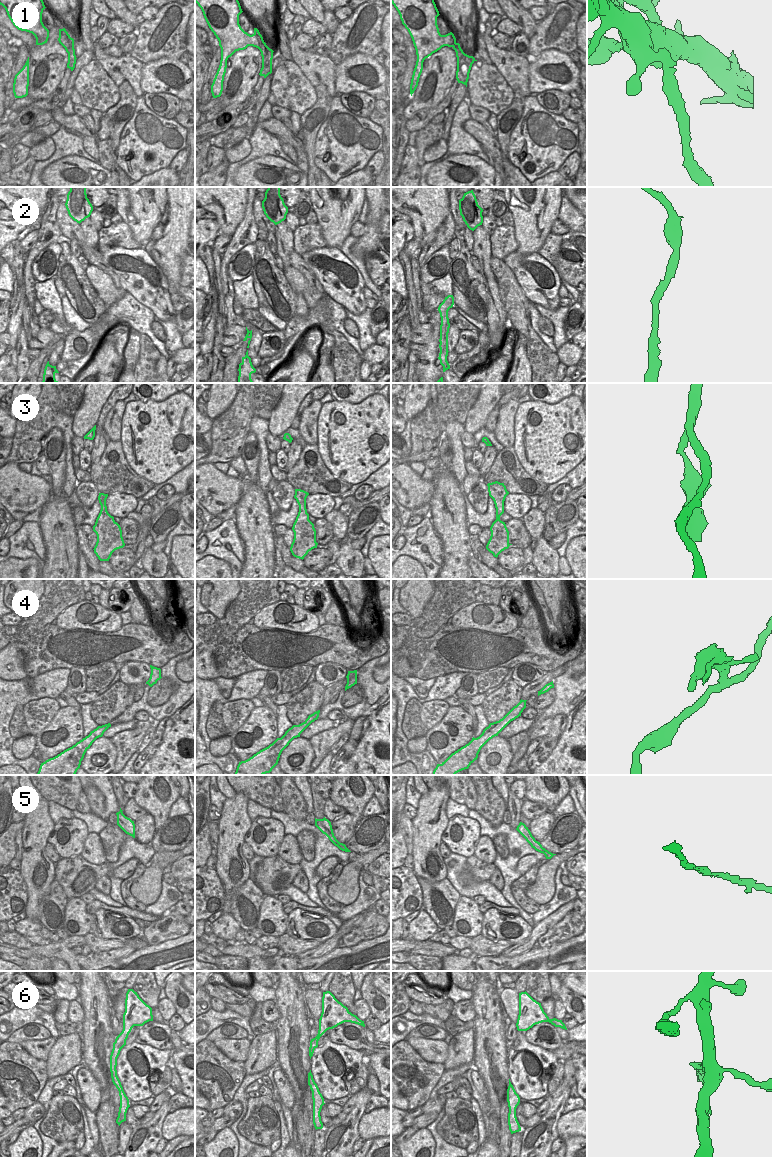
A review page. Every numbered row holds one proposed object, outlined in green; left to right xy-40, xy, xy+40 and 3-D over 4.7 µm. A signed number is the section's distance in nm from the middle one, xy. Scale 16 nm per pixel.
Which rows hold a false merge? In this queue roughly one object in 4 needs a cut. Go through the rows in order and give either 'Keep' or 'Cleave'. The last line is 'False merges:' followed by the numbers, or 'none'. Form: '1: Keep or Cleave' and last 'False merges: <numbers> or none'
1: Cleave
2: Keep
3: Keep
4: Cleave
5: Keep
6: Keep
False merges: 1, 4

